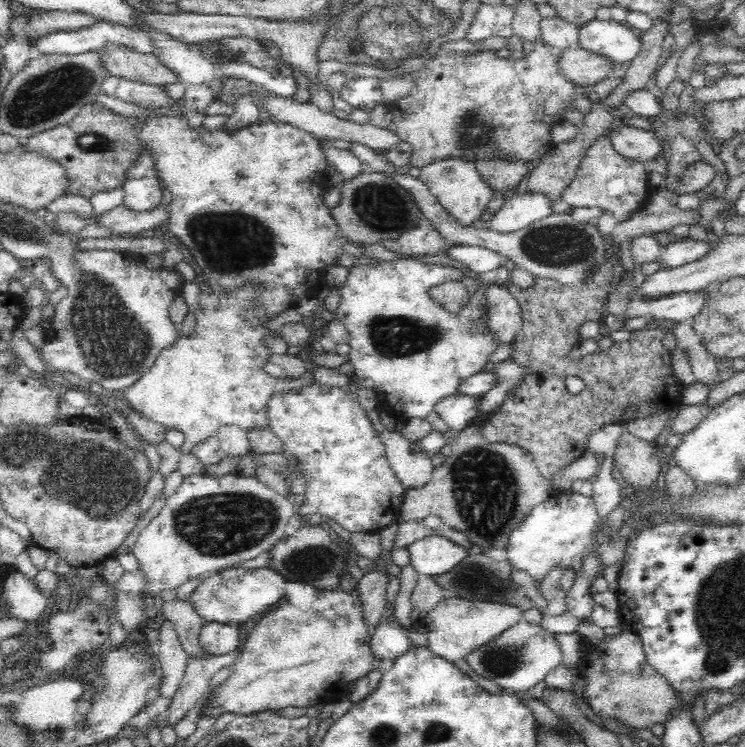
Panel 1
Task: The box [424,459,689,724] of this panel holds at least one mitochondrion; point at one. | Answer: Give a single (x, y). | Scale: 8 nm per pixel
(482, 582)

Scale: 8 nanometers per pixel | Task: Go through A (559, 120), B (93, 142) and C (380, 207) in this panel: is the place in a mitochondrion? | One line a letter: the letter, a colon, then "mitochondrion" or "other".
A: other
B: mitochondrion
C: mitochondrion

